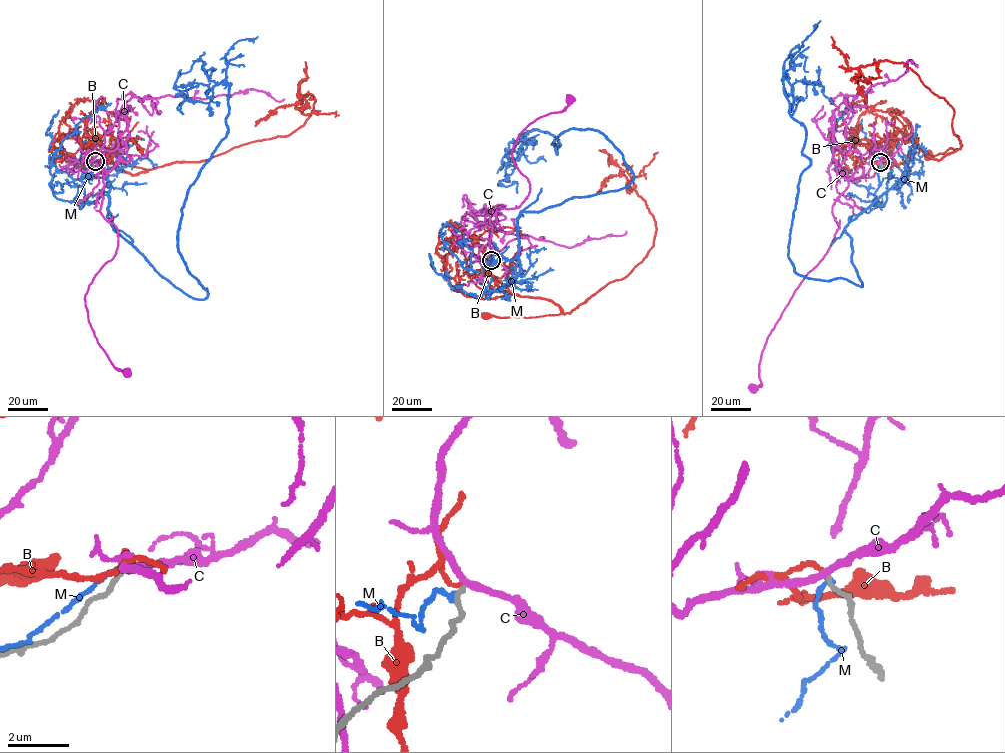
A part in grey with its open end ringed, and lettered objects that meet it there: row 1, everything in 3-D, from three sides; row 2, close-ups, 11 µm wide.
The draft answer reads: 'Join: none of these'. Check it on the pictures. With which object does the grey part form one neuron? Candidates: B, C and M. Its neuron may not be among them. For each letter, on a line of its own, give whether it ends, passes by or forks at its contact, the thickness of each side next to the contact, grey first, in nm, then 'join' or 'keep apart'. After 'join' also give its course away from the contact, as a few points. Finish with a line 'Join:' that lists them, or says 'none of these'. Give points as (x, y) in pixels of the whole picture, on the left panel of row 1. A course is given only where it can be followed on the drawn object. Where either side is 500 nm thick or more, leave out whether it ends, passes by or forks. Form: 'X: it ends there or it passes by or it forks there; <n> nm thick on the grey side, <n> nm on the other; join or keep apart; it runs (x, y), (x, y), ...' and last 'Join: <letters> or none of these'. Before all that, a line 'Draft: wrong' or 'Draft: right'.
Draft: right
B: it ends there; 140 nm thick on the grey side, 130 nm on the other; keep apart
C: it passes by; 140 nm thick on the grey side, 220 nm on the other; keep apart
M: it ends there; 180 nm thick on the grey side, 170 nm on the other; keep apart
Join: none of these

